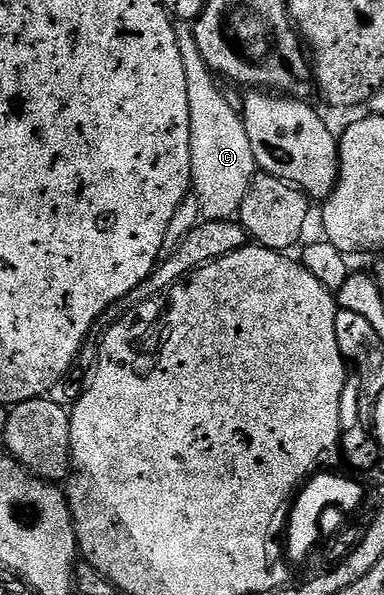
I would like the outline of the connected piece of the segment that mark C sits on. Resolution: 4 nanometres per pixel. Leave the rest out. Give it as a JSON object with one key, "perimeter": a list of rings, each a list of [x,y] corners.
{"perimeter":[[[184,36],[179,47],[181,65],[185,65],[185,85],[189,93],[193,199],[195,195],[204,220],[234,220],[241,209],[241,201],[245,201],[245,193],[249,193],[249,185],[257,174],[253,145],[249,145],[249,133],[245,133],[242,114],[233,112],[230,108],[224,88],[219,88],[220,80],[216,72],[211,70],[205,57],[201,57],[201,49],[197,49],[194,36]]]}

